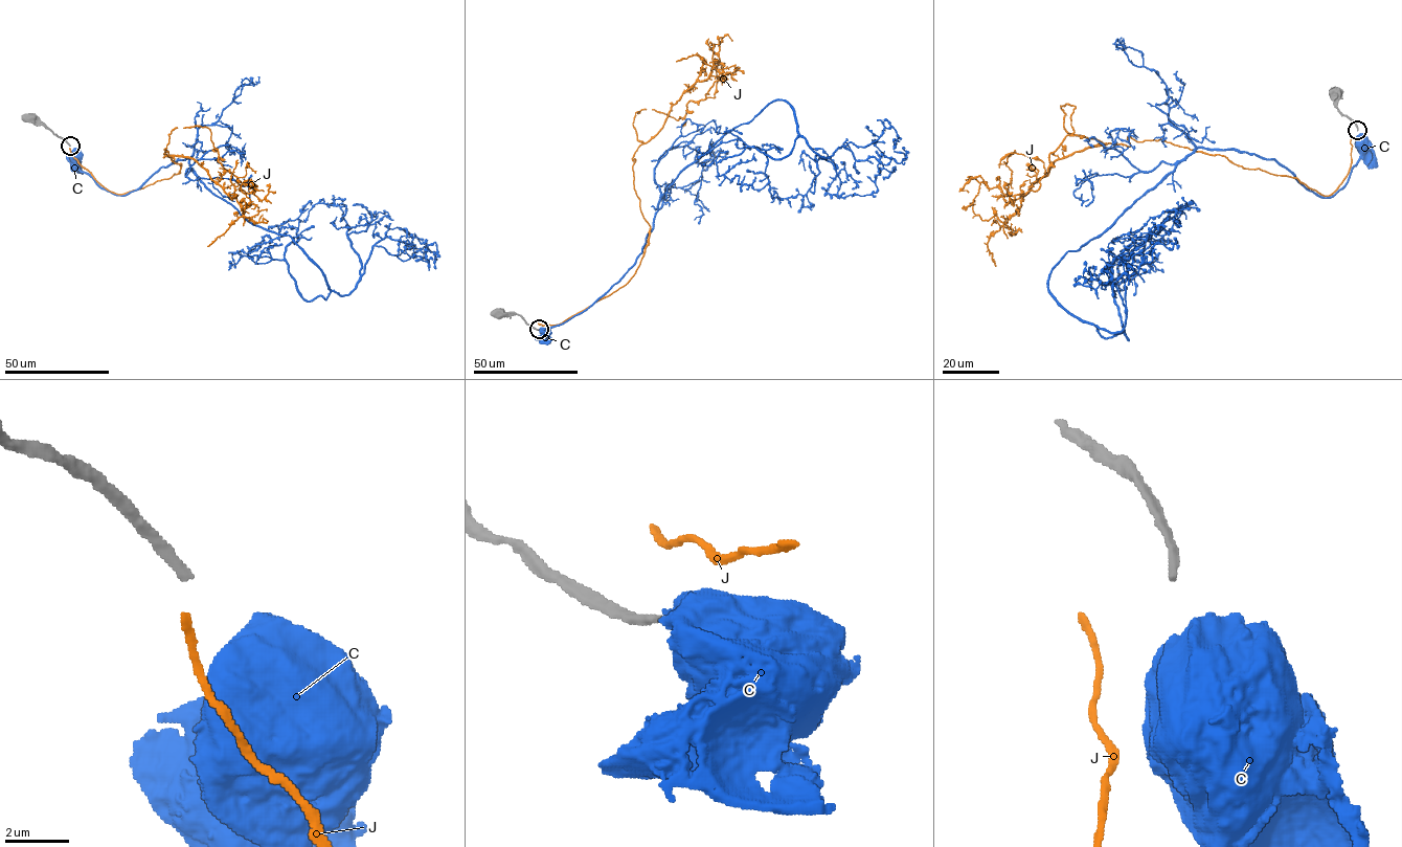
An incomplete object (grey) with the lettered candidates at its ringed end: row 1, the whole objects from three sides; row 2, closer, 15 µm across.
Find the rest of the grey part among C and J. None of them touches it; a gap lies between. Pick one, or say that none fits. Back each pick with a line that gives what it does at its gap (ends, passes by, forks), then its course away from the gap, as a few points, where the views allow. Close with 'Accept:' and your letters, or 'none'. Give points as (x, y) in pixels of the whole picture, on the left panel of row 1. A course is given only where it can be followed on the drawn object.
Accept: none

